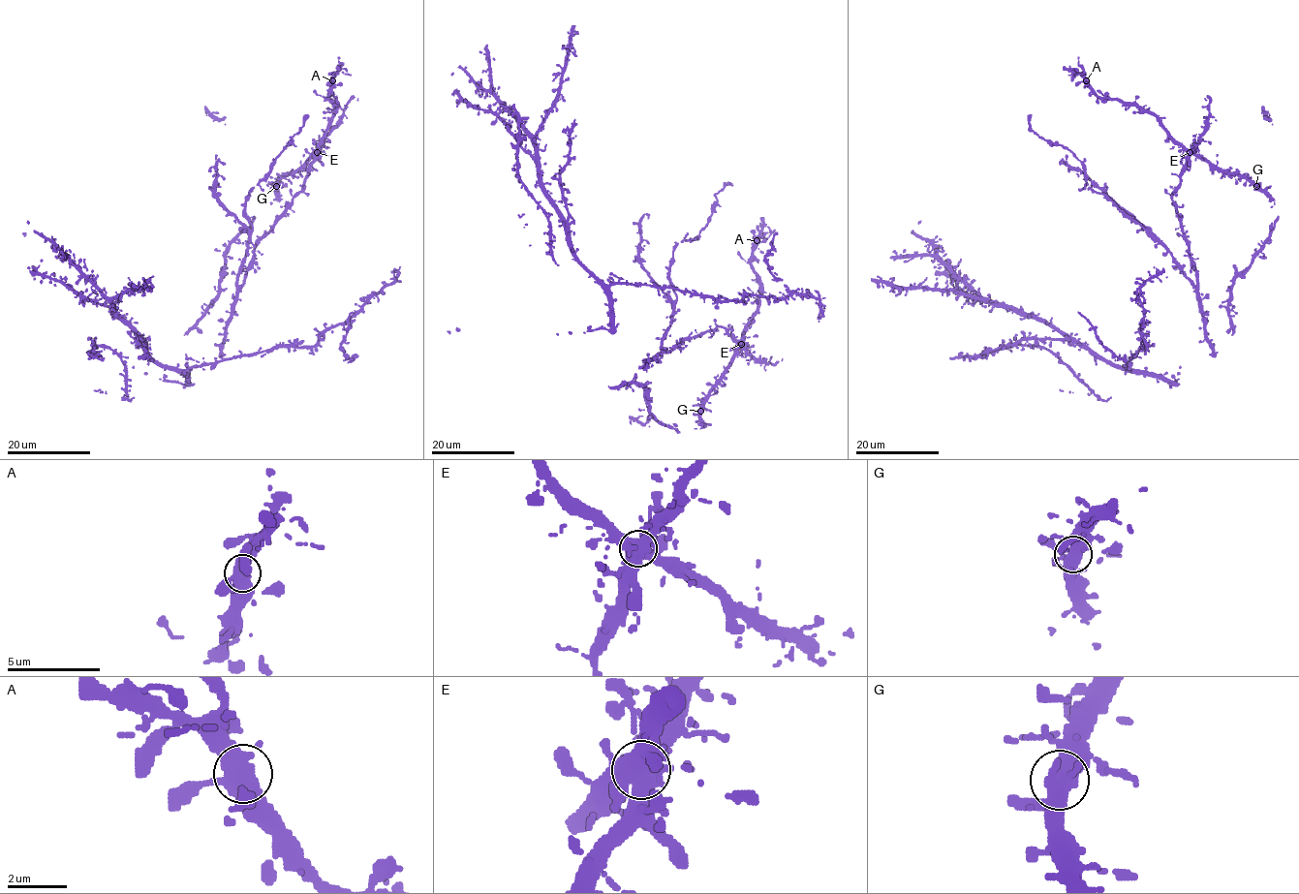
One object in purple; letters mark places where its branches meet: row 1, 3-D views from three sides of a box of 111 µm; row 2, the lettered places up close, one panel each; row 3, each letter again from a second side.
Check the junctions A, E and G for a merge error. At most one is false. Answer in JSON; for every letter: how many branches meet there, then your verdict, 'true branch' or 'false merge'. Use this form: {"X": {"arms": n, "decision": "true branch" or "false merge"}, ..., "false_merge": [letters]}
{"A": {"arms": 4, "decision": "true branch"}, "E": {"arms": 6, "decision": "false merge"}, "G": {"arms": 5, "decision": "true branch"}, "false_merge": ["E"]}

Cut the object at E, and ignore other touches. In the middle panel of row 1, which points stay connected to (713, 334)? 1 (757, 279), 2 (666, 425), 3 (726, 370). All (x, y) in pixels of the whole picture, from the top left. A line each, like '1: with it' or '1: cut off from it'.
1: cut off from it
2: with it
3: cut off from it

